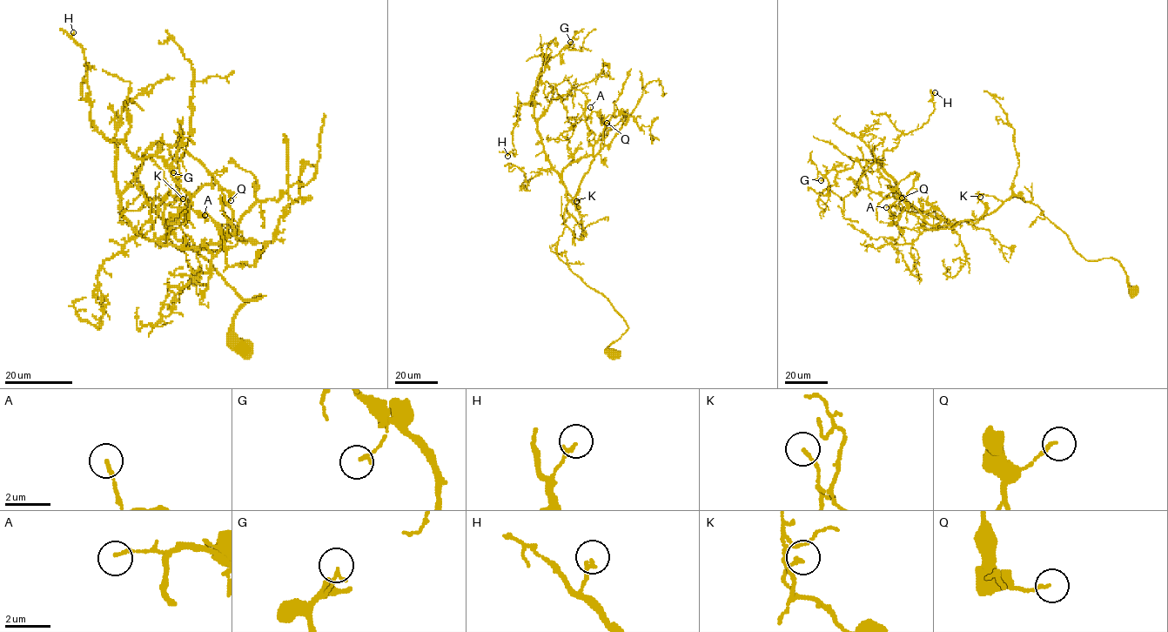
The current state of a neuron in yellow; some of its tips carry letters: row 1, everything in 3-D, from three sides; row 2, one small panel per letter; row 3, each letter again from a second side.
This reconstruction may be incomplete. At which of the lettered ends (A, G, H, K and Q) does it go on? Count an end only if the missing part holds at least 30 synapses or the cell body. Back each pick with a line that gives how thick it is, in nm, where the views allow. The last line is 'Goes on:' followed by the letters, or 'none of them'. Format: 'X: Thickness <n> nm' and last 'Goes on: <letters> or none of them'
Goes on: none of them

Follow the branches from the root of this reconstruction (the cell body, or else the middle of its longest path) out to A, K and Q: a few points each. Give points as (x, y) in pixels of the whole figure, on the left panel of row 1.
A: (243, 347), (233, 318), (265, 296), (244, 299), (151, 205), (163, 202), (177, 240), (228, 248), (204, 215)
K: (243, 347), (233, 318), (265, 296), (244, 299), (151, 208), (159, 198), (173, 231), (184, 219), (183, 198)
Q: (243, 347), (233, 318), (265, 296), (151, 208), (160, 242), (193, 247), (227, 237), (231, 200)

